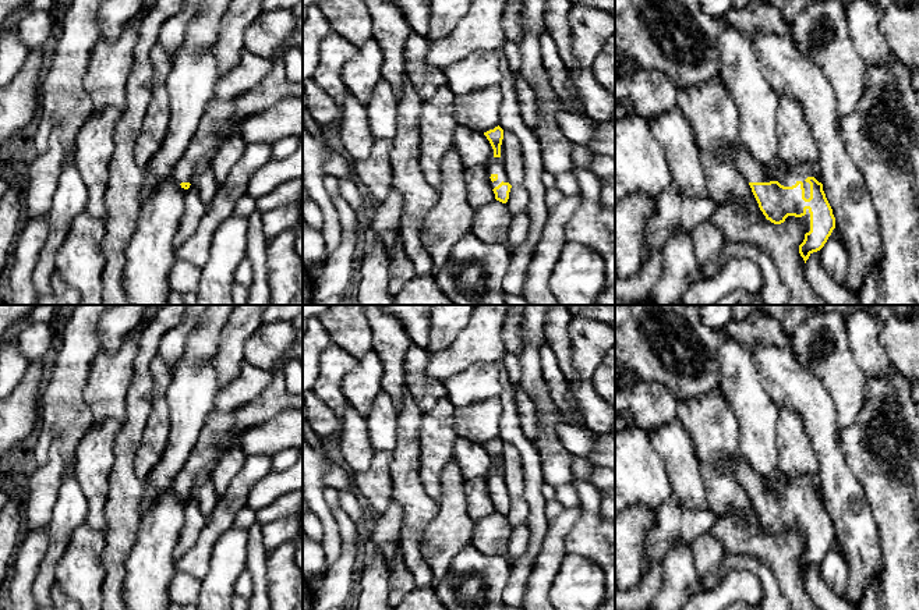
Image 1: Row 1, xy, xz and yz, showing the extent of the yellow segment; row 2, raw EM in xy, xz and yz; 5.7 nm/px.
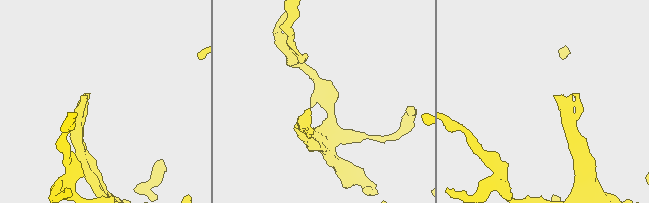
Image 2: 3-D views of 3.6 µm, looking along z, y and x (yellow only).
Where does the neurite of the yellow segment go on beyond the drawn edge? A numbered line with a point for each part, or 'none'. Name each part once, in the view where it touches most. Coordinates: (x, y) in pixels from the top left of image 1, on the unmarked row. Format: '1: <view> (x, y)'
1: yz (739, 468)
2: yz (788, 489)

